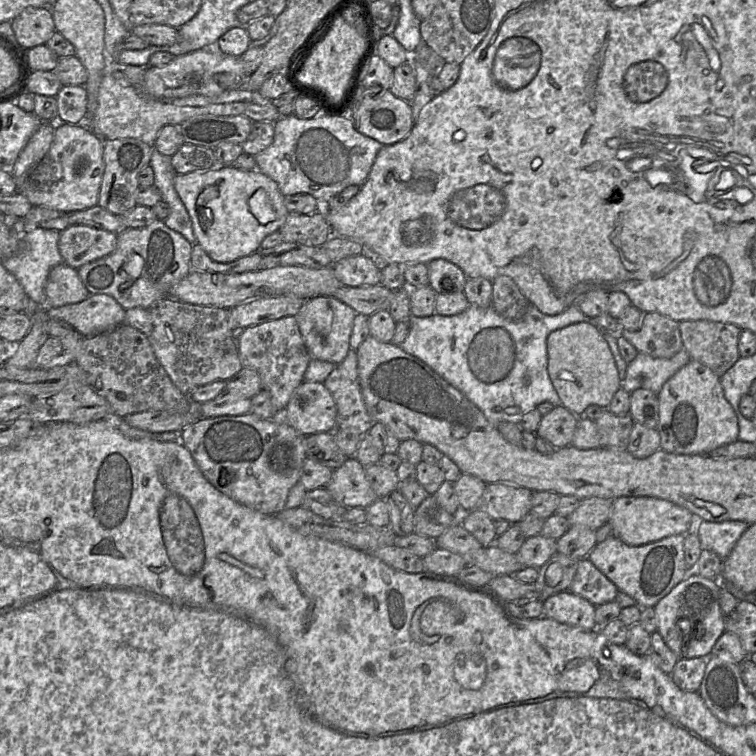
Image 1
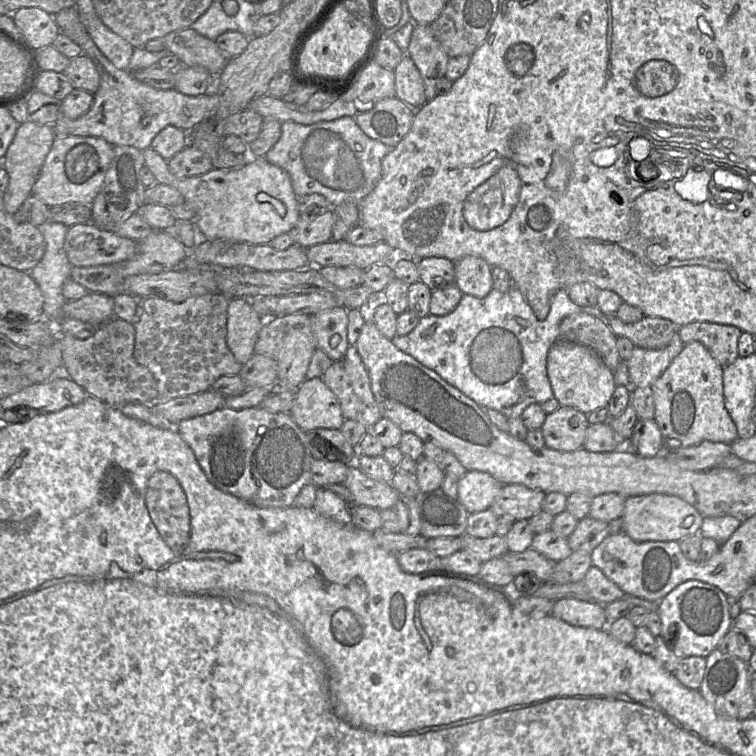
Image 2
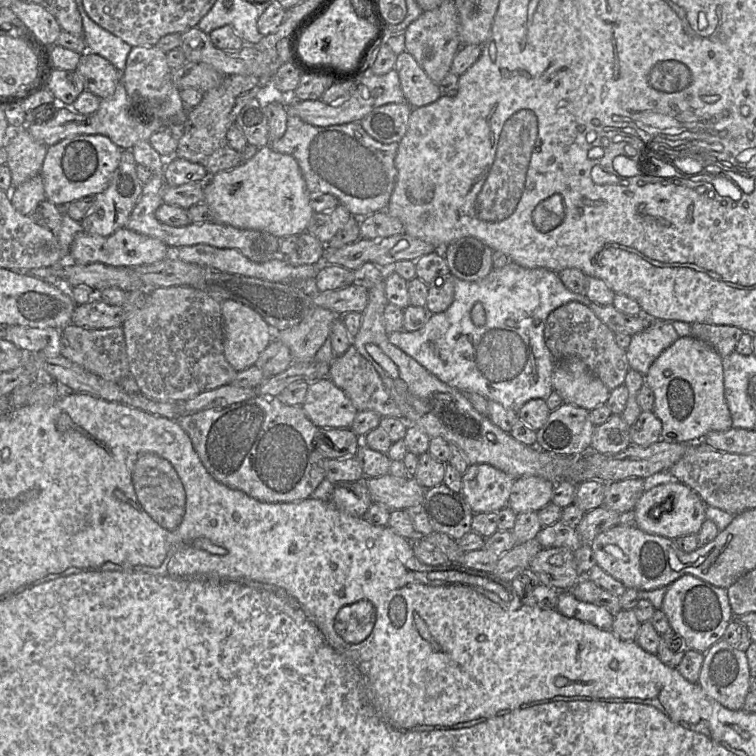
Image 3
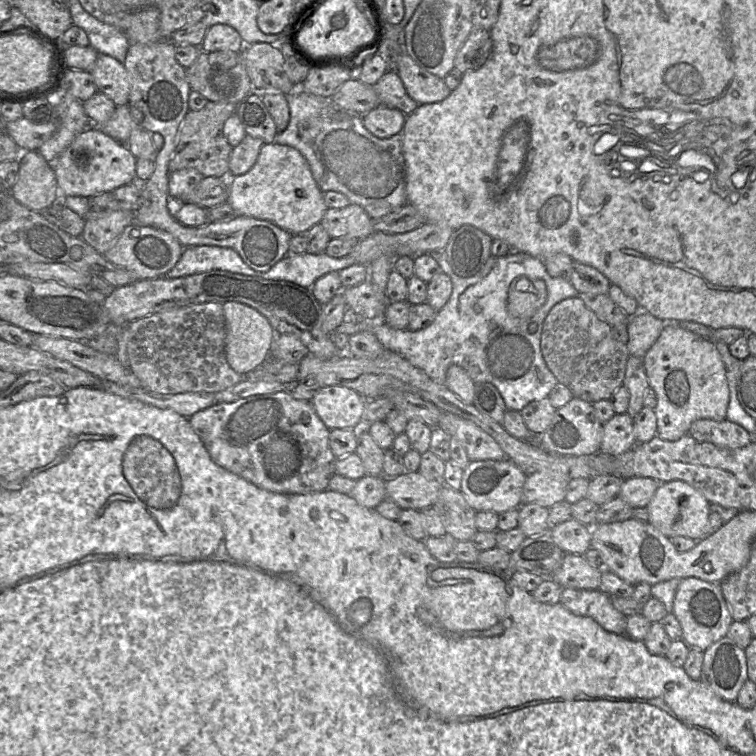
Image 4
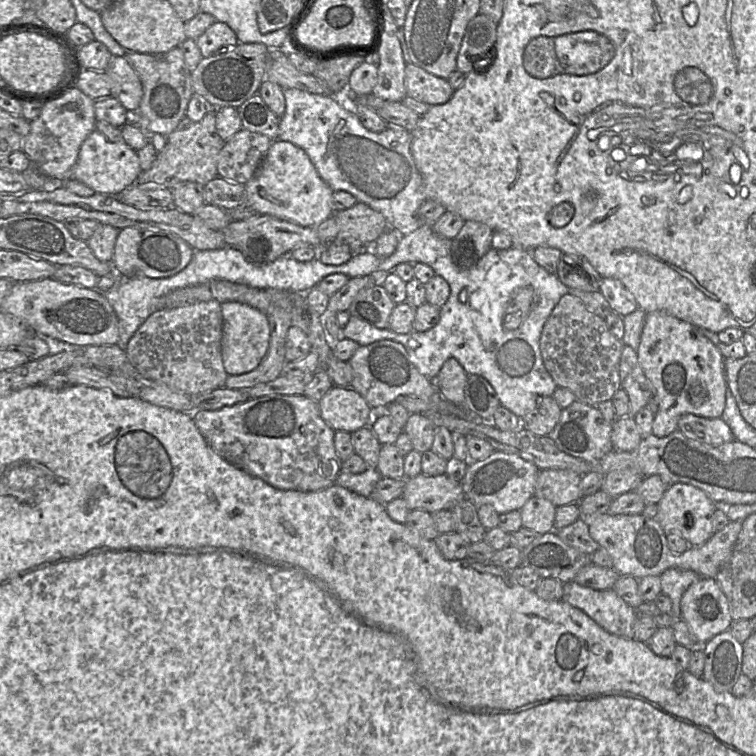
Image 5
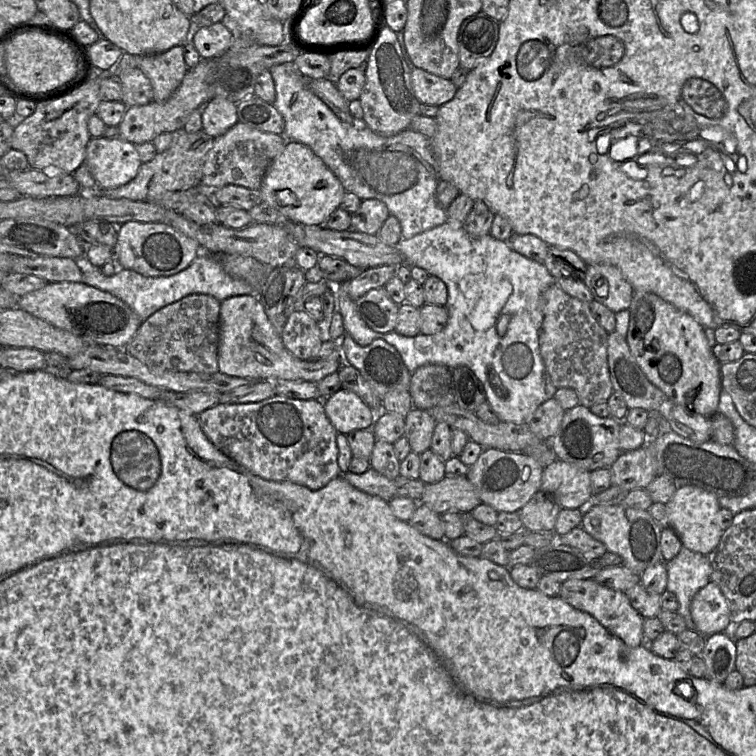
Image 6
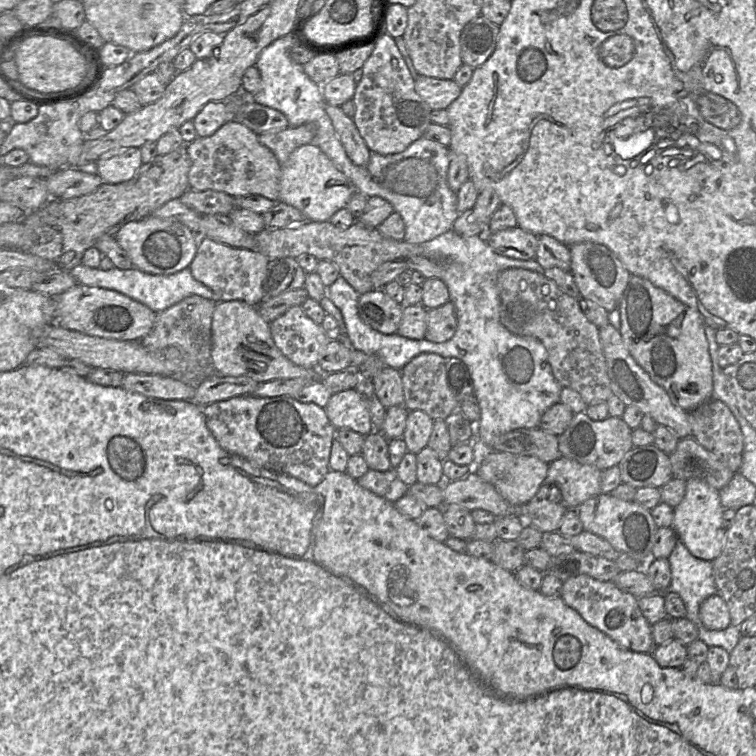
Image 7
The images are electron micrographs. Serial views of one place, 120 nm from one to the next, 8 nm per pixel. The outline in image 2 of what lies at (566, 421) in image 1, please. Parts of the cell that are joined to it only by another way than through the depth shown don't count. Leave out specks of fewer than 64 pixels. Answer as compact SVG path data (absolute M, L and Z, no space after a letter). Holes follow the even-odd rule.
M560 406L546 415L540 430L546 447L570 452L583 447L589 425L587 414L571 407Z

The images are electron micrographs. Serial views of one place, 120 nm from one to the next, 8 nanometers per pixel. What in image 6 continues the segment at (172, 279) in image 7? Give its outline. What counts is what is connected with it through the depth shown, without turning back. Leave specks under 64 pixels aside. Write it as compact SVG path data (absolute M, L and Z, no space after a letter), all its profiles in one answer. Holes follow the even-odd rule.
M201 251L186 269L165 277L146 277L124 268L119 268L112 276L105 276L99 269L85 267L84 264L82 282L121 299L142 321L161 308L190 294L211 295L220 302L232 296L255 295L252 286L243 280L229 276L224 271L218 257L204 251Z

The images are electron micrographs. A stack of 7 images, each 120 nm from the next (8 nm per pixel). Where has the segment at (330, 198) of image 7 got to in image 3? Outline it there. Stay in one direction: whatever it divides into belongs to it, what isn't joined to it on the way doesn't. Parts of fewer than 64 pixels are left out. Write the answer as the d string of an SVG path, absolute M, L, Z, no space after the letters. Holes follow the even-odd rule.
M270 145L258 148L253 157L230 170L209 175L203 202L211 210L215 222L265 231L278 238L302 234L314 214L297 161L289 154L273 150Z

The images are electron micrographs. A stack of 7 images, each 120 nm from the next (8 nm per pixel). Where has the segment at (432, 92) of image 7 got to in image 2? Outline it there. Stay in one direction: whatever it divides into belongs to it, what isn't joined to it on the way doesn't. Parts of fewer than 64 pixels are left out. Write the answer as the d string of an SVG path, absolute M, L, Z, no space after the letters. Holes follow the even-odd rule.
M405 54L394 69L395 97L413 109L418 109L427 102L424 83L412 58Z

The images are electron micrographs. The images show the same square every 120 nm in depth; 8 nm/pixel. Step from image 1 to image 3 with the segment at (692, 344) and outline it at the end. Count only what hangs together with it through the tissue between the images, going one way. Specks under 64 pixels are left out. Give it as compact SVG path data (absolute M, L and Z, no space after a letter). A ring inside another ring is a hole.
M691 324L691 336L708 343L721 357L735 350L743 332L739 327L732 325Z

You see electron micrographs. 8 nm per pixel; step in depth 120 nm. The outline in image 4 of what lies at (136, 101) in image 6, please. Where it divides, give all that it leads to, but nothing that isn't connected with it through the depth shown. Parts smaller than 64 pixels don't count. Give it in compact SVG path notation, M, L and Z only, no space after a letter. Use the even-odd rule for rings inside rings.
M99 54L90 73L98 92L109 97L116 106L128 104L130 80L122 63L111 56Z

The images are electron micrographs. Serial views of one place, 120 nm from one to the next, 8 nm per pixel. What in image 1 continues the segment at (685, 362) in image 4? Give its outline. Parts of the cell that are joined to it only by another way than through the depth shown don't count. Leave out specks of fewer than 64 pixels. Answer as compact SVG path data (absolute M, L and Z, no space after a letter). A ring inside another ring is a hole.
M691 359L680 368L664 383L657 397L659 420L656 429L665 452L708 455L712 450L738 440L738 419L724 396L720 377L699 361Z

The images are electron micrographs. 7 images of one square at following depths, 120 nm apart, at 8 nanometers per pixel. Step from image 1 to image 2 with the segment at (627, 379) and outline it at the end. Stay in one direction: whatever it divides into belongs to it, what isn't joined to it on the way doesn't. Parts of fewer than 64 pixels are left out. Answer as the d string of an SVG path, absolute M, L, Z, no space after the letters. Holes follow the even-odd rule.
M678 331L670 343L662 349L646 349L635 346L626 364L630 386L650 386L663 374L673 359L682 351L683 342Z

